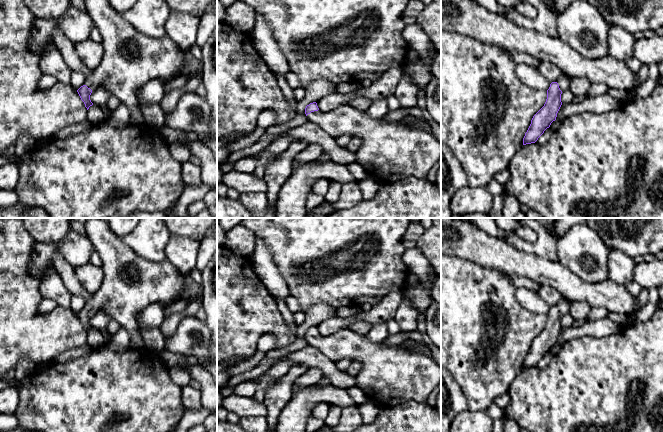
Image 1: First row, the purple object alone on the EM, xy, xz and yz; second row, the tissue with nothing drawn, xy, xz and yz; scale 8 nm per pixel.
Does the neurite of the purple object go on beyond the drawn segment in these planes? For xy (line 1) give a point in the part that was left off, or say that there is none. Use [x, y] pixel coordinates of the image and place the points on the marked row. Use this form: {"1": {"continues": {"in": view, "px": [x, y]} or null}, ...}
{"1": {"continues": {"in": "xy", "px": [130, 59]}}}

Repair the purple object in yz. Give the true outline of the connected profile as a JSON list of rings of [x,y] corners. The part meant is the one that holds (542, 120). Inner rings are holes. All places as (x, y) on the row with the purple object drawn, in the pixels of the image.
[[[562,73],[556,82],[550,84],[544,106],[533,116],[523,138],[523,145],[535,143],[544,131],[556,120],[562,105],[561,94],[570,89],[572,78]]]

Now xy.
[[[84,0],[84,3],[86,12],[101,34],[104,53],[100,65],[86,78],[77,92],[88,110],[93,105],[91,93],[102,86],[127,106],[131,124],[145,125],[136,91],[150,80],[160,79],[166,83],[183,74],[183,50],[167,36],[152,39],[138,32],[111,7],[108,0]]]

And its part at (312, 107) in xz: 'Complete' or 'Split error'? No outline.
Split error

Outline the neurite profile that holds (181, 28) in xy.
[[[171,11],[166,23],[165,33],[183,51],[196,44],[200,17],[187,13]]]

